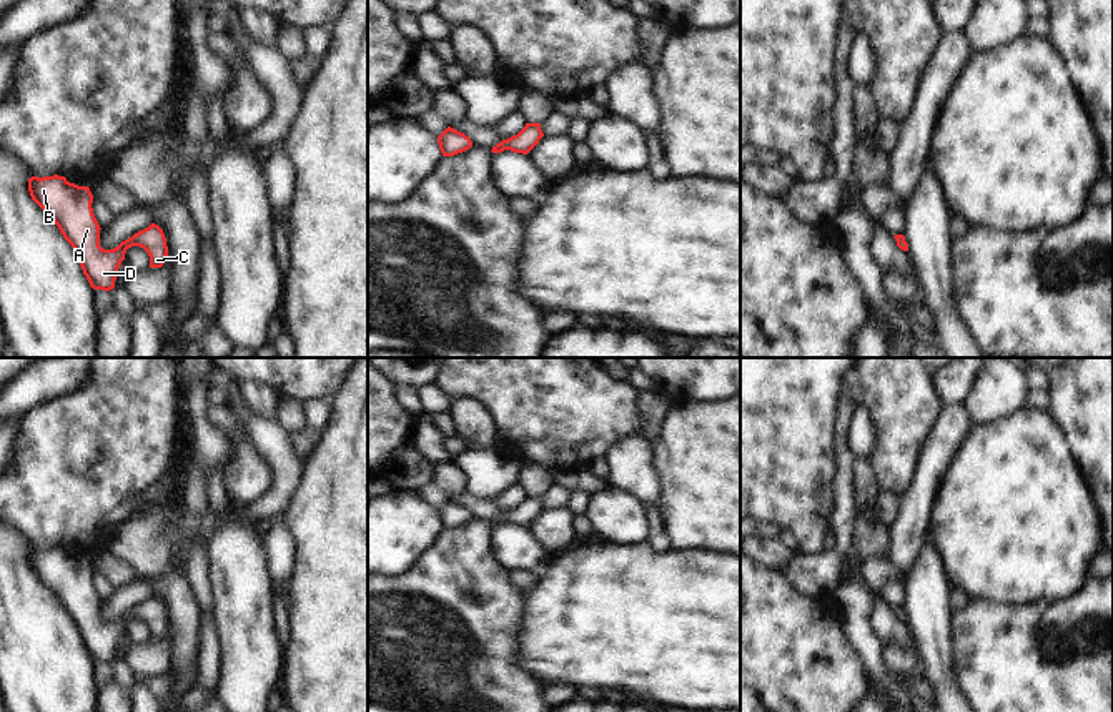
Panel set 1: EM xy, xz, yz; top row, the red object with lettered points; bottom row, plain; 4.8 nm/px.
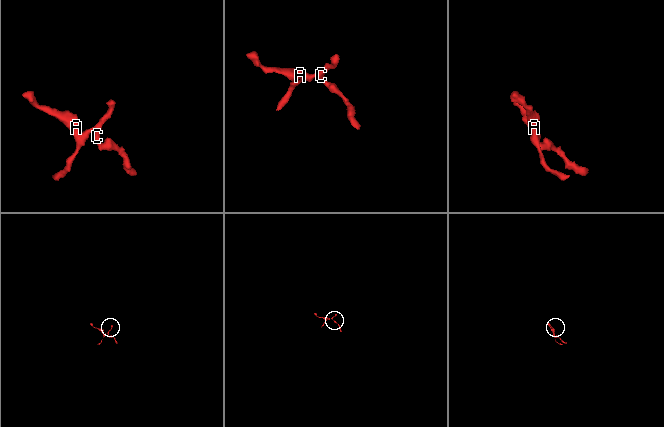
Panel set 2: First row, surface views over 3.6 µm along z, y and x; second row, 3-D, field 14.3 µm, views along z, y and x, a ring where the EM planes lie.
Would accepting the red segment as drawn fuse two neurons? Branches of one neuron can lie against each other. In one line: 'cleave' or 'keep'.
keep

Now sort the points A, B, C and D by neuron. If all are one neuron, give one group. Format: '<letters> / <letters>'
A B C D

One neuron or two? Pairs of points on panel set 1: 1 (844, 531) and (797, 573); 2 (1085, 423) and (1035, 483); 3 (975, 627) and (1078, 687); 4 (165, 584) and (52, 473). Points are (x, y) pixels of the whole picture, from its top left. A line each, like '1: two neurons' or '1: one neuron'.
1: one neuron
2: two neurons
3: one neuron
4: two neurons

